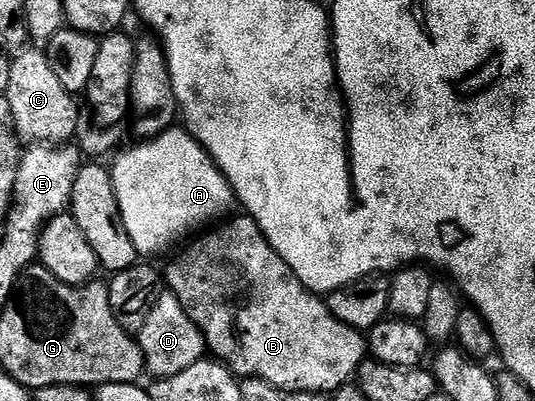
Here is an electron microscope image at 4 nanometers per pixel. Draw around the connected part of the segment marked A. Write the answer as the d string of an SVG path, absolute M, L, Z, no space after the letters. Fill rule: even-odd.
M172 127L149 141L135 143L116 159L109 172L123 226L136 254L143 259L151 259L147 257L155 257L174 245L182 246L204 227L226 218L231 205L236 204L223 173L198 141L179 127Z

